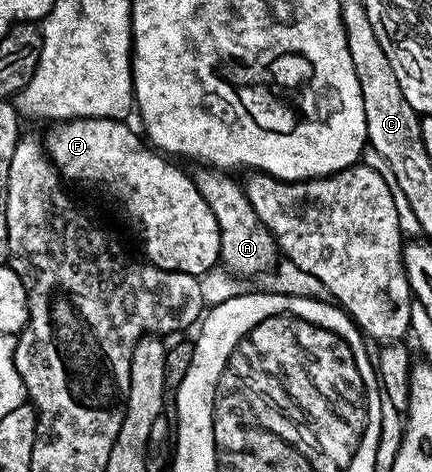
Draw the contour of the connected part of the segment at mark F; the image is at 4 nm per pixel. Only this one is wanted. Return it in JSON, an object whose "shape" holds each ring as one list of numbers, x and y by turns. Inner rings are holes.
{"shape":[[73,117,70,121,59,121,49,126,48,156,53,161,54,168,67,182,83,181,84,184,95,185,100,192,114,197,115,203,126,212,127,219,142,232,142,245,146,248,145,260,161,269,180,271,201,278,219,264,222,255,216,215,212,215,212,207,204,203,204,195,200,195,193,176,177,169,170,162,173,160,151,148,128,126,126,121,113,121,107,117]]}

